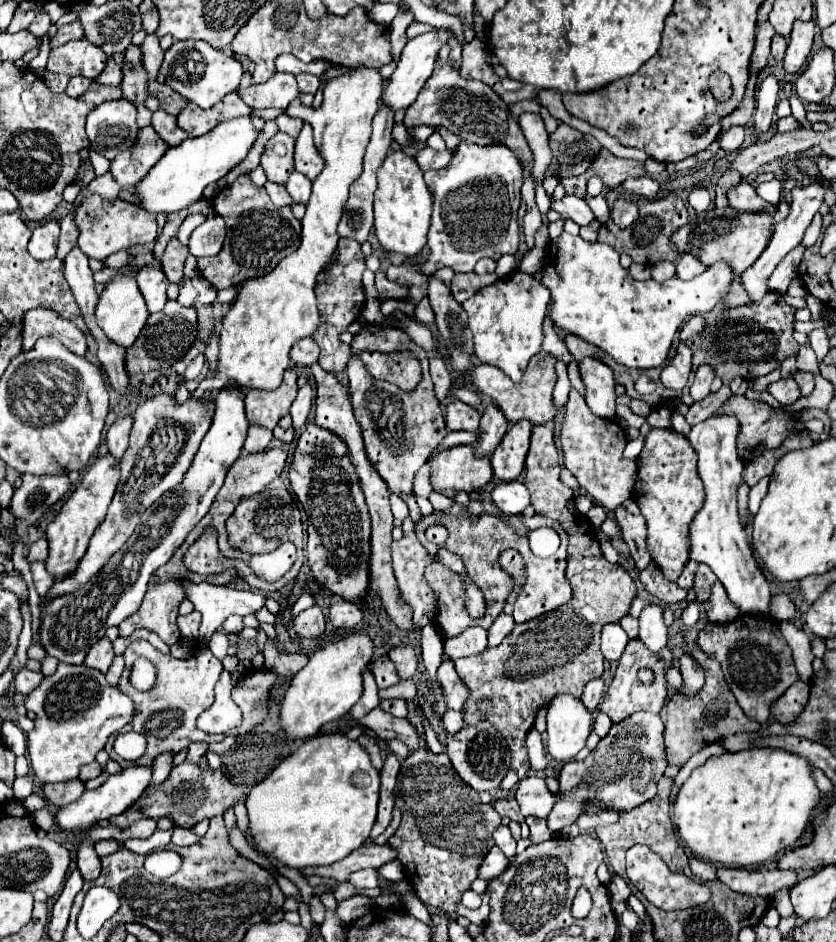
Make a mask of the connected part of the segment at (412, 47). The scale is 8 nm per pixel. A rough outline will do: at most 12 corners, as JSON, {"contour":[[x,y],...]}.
{"contour":[[449,27],[407,41],[381,97],[407,109],[431,77]]}

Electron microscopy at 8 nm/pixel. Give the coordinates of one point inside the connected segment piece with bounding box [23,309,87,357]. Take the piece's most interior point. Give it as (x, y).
(37, 323)

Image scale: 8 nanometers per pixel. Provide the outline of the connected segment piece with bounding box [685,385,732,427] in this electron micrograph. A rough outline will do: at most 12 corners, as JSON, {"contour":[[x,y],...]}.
{"contour":[[723,385],[689,407],[689,425],[713,415],[732,395]]}

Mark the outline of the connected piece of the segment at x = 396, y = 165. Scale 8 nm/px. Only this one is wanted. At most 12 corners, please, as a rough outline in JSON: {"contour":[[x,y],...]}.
{"contour":[[403,151],[377,171],[375,233],[383,251],[417,255],[433,197]]}

